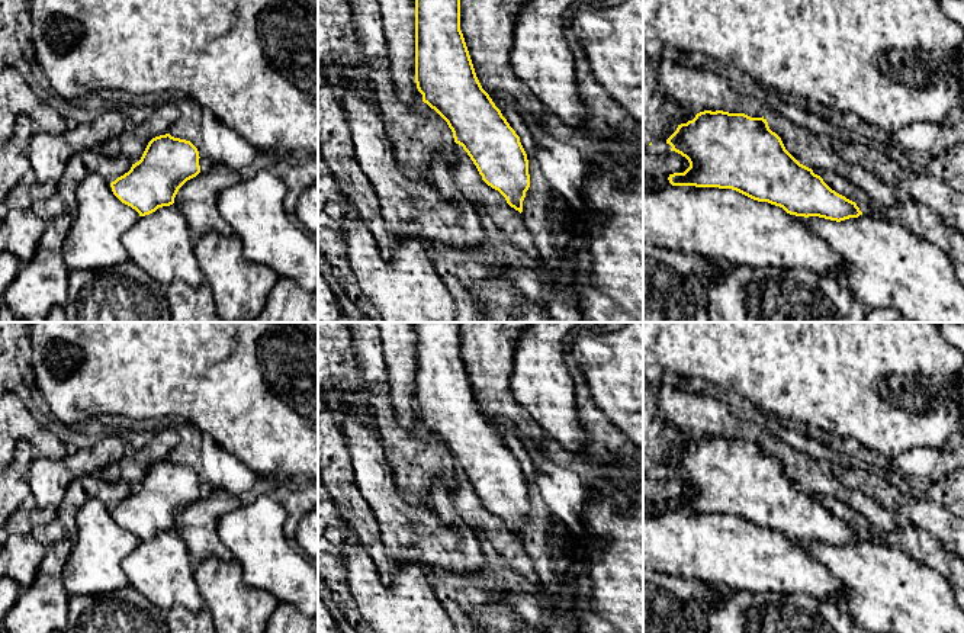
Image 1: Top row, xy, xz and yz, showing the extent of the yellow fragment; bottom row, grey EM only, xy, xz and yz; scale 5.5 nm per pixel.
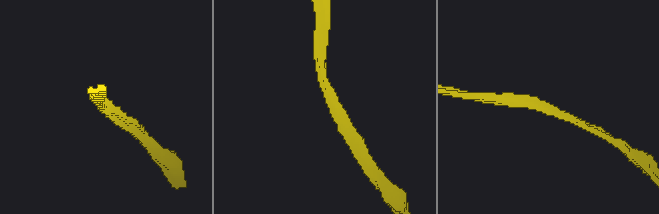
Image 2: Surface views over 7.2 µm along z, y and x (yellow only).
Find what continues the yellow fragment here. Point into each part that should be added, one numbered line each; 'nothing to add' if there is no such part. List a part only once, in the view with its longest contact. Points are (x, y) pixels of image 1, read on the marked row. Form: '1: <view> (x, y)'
nothing to add

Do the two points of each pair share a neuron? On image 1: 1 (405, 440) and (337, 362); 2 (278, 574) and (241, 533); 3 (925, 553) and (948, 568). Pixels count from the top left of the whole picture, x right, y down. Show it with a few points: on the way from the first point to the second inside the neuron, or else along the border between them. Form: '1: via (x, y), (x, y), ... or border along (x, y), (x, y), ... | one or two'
1: border along (357, 362), (362, 388), (375, 418) | two
2: via (269, 564), (248, 543) | one
3: via (931, 553), (942, 562) | one

